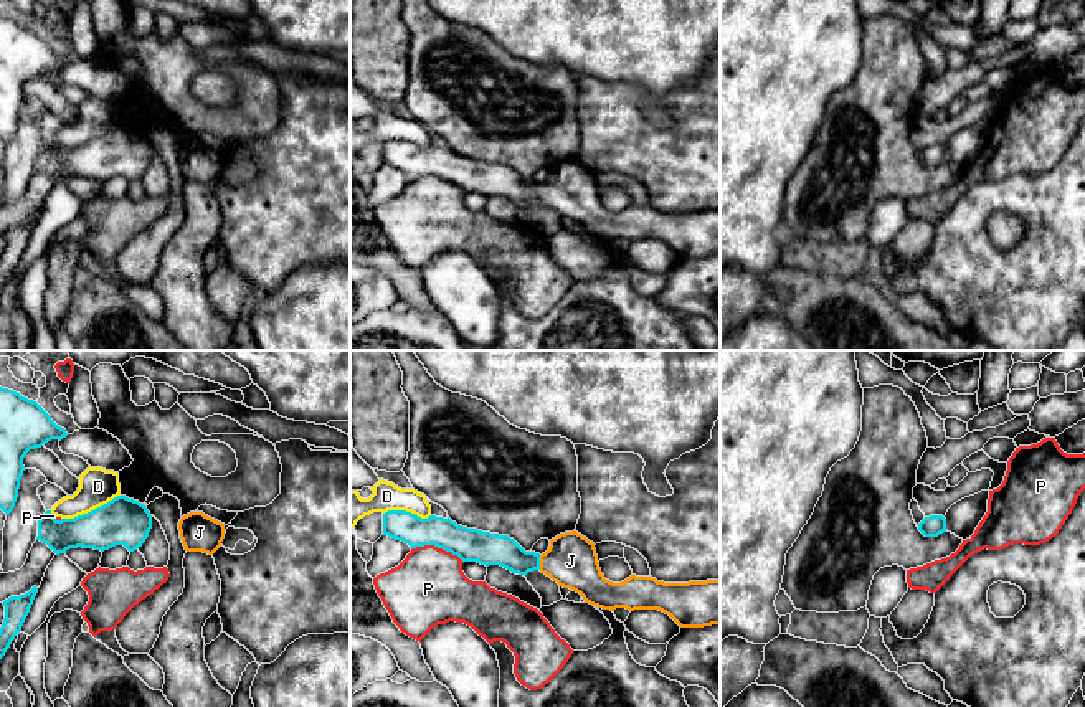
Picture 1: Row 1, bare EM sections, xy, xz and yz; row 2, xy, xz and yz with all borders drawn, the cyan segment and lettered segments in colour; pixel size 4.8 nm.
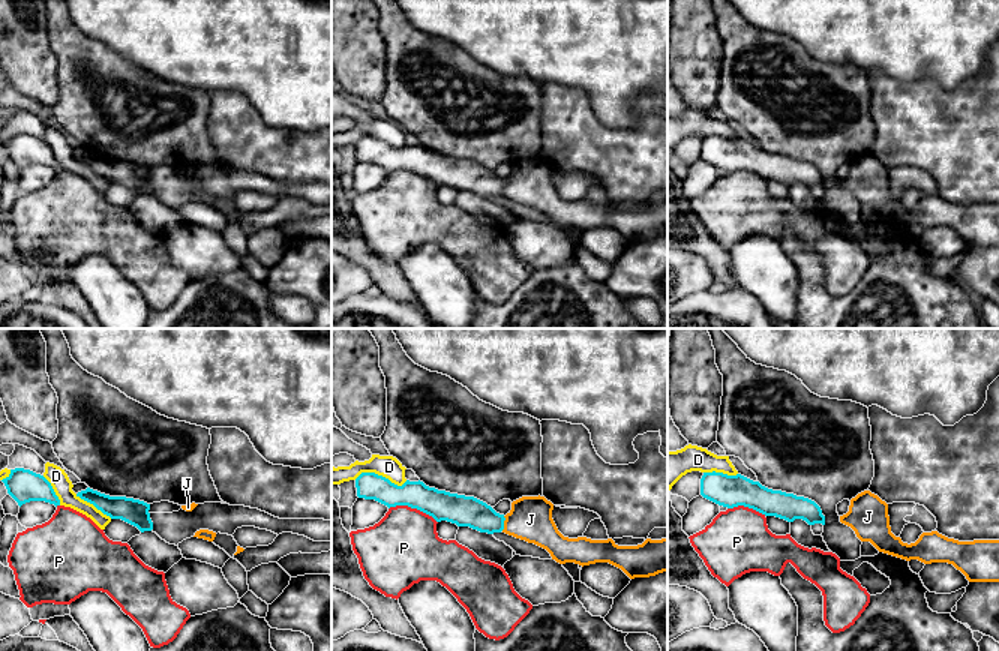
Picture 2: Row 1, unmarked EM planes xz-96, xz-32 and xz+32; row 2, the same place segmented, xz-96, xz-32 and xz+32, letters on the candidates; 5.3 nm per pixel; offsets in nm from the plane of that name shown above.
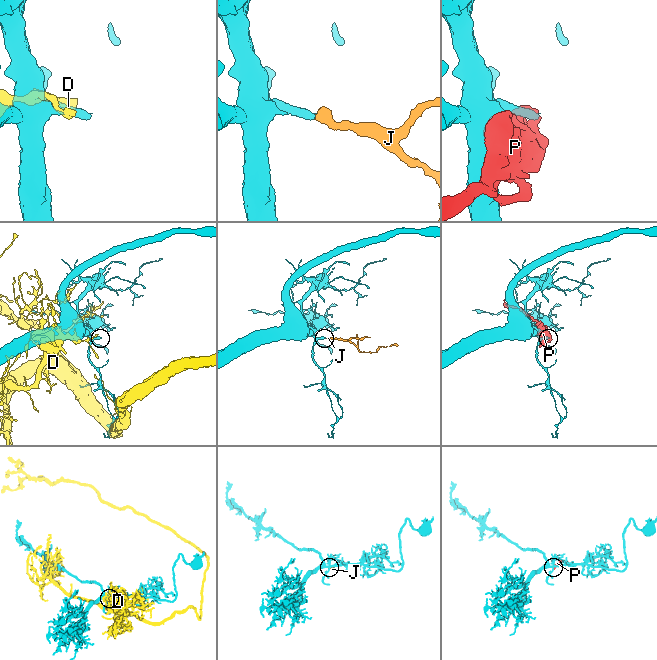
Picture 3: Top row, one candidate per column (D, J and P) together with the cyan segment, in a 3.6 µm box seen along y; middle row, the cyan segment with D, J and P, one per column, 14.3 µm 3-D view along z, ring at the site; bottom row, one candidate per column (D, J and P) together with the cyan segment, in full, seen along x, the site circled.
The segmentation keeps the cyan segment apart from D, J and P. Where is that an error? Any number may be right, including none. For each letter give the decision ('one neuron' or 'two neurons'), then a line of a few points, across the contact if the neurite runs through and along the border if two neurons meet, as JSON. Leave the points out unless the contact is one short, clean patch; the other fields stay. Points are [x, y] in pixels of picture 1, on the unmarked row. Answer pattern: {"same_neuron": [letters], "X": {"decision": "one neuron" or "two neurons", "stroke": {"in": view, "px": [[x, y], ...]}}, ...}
{"same_neuron": ["J"], "D": {"decision": "two neurons"}, "J": {"decision": "one neuron", "stroke": {"in": "xz", "px": [[489, 179], [539, 192], [570, 190]]}}, "P": {"decision": "two neurons"}}

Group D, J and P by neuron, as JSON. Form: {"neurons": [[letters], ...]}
{"neurons": [["D"], ["J"], ["P"]]}

